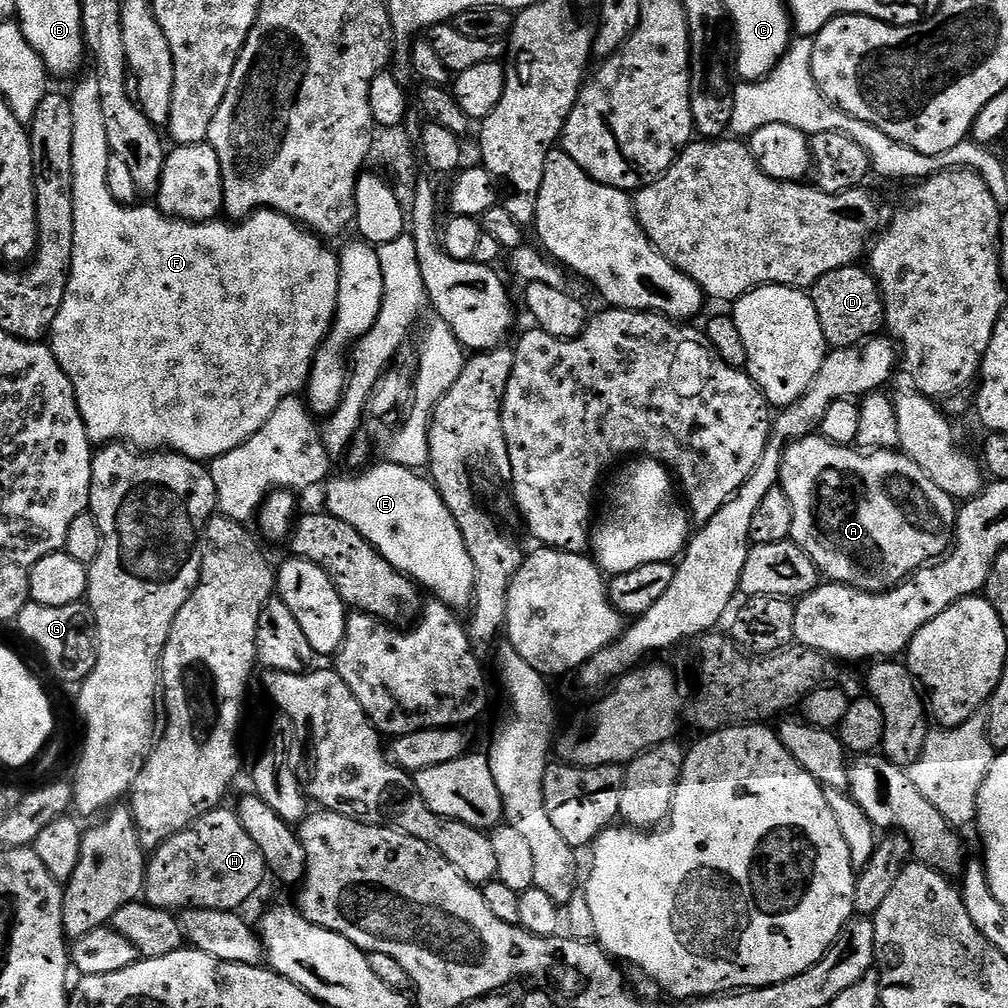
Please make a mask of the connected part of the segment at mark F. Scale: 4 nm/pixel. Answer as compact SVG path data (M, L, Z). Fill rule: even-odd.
M88 74L85 80L80 80L76 84L76 89L70 92L72 102L72 113L74 114L74 146L72 147L72 201L74 202L74 250L72 251L72 270L68 274L68 289L64 295L62 306L58 310L58 318L54 318L52 330L50 333L50 347L56 355L56 360L62 366L62 370L70 378L74 386L76 395L76 405L80 411L82 422L86 426L86 434L93 445L103 446L105 444L115 444L123 442L137 450L167 450L176 453L177 456L188 456L191 460L201 462L212 462L216 457L234 450L240 444L246 443L252 435L258 434L267 419L277 409L278 404L288 396L297 395L301 391L302 385L307 381L308 374L311 370L312 359L315 358L316 351L319 350L320 344L327 338L328 331L331 330L332 321L335 318L335 310L338 306L339 290L339 255L327 248L325 241L317 236L315 232L309 232L307 228L291 220L289 216L284 216L281 212L270 212L261 210L253 212L252 215L239 222L225 222L217 218L209 220L207 224L191 224L189 220L173 220L170 216L165 216L159 208L149 206L149 208L140 208L141 206L129 206L120 204L110 194L108 185L108 139L106 138L106 122L102 115L102 98L98 94L98 78L94 74Z

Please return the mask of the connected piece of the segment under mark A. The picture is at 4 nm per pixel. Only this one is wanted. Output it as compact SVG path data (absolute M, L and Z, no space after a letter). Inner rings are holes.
M813 434L801 440L792 441L784 449L779 487L784 489L786 498L790 498L790 510L794 514L790 537L792 543L799 546L816 563L817 569L834 584L848 584L852 588L861 588L864 592L888 592L908 579L913 572L923 568L925 564L939 560L941 556L947 553L954 540L956 513L958 511L957 501L942 490L938 490L938 486L934 486L934 482L930 482L926 470L922 470L922 466L918 466L918 462L914 462L899 450L860 451L852 446L831 444L824 436Z

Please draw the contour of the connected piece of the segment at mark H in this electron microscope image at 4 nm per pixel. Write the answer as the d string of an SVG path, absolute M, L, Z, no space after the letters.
M228 806L215 808L197 820L186 830L174 834L160 848L151 853L146 864L143 895L147 903L155 908L187 910L190 908L217 908L223 912L243 909L243 904L260 888L266 877L266 865L262 850L250 838L246 826L242 826L239 815Z

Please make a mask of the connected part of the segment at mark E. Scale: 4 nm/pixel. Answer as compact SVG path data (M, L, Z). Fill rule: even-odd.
M391 462L383 463L357 476L329 479L324 488L328 488L324 492L328 515L342 518L342 522L354 526L354 530L358 530L358 534L362 534L362 538L366 538L366 542L370 542L370 546L374 546L374 550L378 550L378 554L382 554L382 558L394 566L394 570L412 577L421 589L429 588L435 599L450 605L453 610L467 609L474 594L474 562L470 562L470 553L466 550L466 542L462 542L462 530L458 530L454 514L446 510L442 494L438 494L436 485L427 475Z

